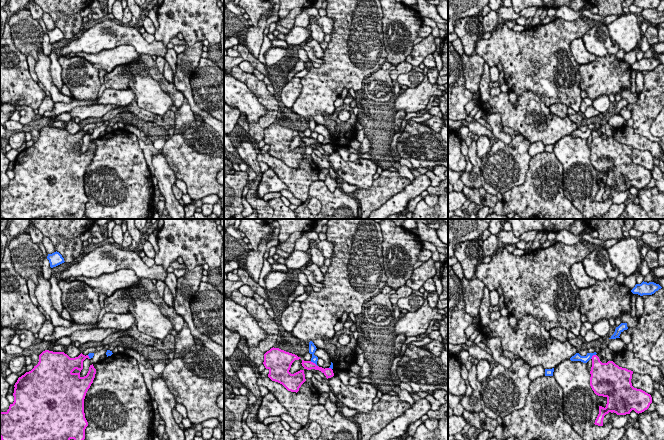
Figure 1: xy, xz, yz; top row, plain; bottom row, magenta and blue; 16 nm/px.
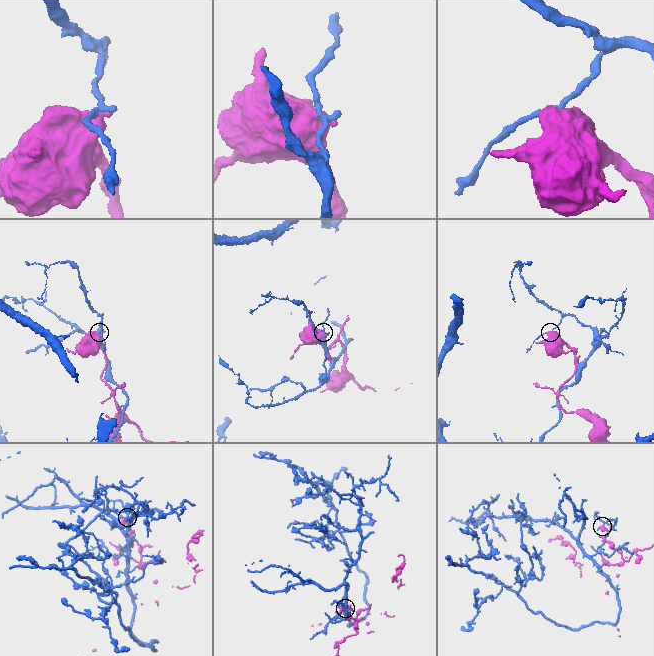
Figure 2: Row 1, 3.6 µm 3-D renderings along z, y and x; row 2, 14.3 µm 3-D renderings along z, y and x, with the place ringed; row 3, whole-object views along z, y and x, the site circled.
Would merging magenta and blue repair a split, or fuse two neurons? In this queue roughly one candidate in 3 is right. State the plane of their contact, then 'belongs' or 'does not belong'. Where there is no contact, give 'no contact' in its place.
meets magenta in xz; does not belong

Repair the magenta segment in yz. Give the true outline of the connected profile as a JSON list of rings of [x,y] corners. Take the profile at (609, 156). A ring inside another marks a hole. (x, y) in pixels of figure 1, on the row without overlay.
[[[593,131],[591,135],[590,162],[596,171],[607,174],[606,183],[599,182],[599,190],[595,196],[595,201],[603,202],[604,192],[609,188],[614,188],[617,191],[626,191],[634,186],[639,190],[649,184],[652,179],[652,173],[645,167],[632,162],[631,155],[633,147],[619,143],[613,137],[602,139],[597,131]]]

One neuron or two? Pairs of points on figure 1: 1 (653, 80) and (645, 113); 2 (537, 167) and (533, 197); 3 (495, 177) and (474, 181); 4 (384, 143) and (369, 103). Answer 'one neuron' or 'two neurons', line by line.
1: one neuron
2: one neuron
3: two neurons
4: one neuron

